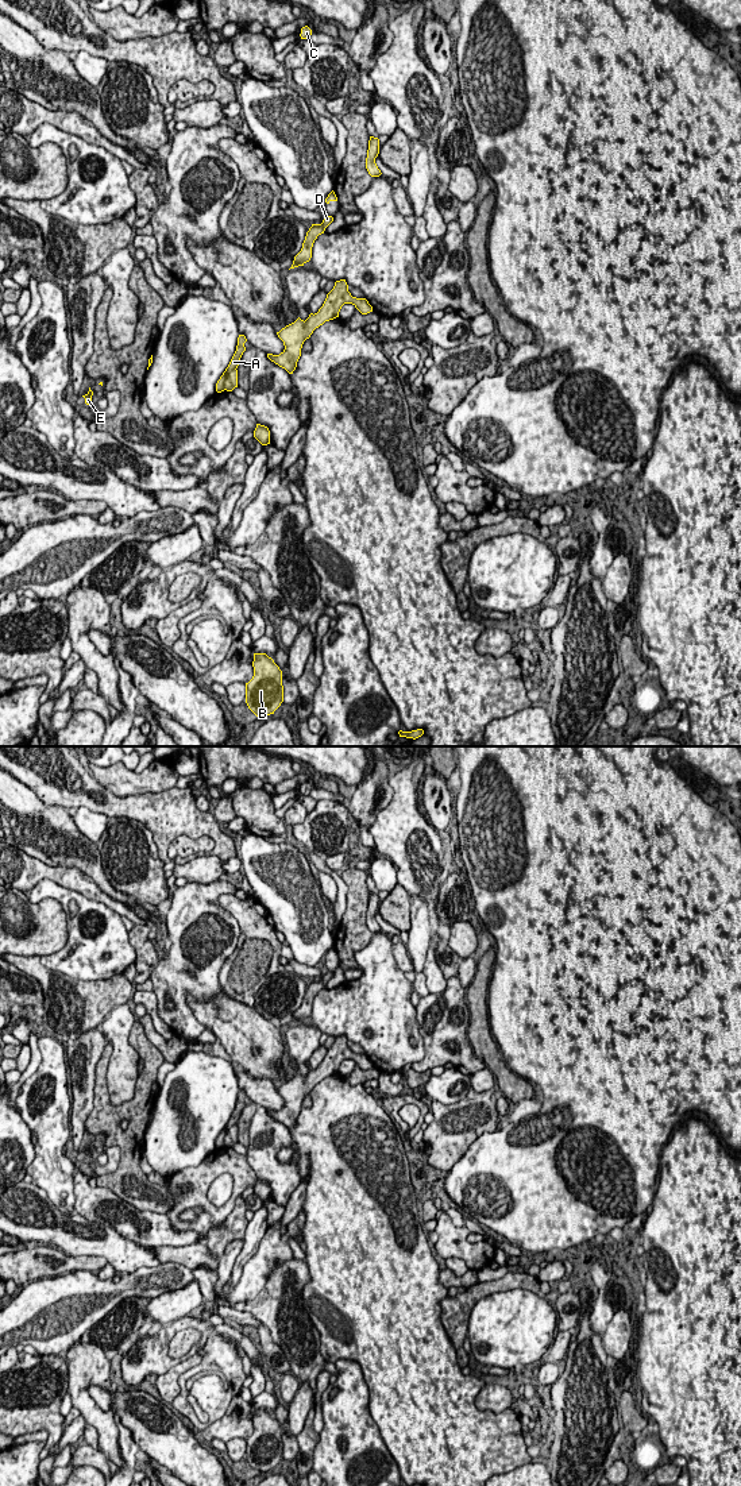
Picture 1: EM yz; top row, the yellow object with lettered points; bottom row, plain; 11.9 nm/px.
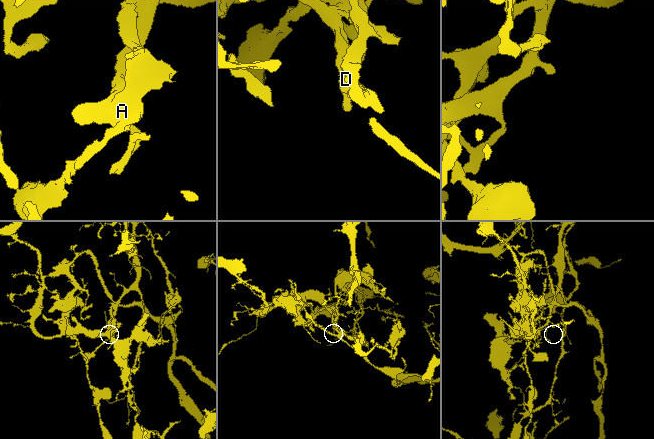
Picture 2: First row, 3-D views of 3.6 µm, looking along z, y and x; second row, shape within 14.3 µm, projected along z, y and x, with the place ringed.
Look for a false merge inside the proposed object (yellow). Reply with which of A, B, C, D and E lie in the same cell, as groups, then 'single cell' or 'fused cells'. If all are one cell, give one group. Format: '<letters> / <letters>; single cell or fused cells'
A D E / B C; fused cells

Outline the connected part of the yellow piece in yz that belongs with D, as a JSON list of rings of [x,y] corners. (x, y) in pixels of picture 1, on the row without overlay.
[[[324,972],[321,980],[312,980],[306,988],[305,996],[302,999],[301,1007],[294,1012],[293,1020],[290,1024],[304,1022],[312,1014],[312,1003],[319,991],[324,989],[325,984],[333,977],[332,972]]]

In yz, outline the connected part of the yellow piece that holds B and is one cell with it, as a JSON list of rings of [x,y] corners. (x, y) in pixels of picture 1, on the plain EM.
[[[254,1409],[254,1432],[246,1439],[246,1459],[260,1474],[266,1474],[283,1458],[282,1427],[266,1409]]]

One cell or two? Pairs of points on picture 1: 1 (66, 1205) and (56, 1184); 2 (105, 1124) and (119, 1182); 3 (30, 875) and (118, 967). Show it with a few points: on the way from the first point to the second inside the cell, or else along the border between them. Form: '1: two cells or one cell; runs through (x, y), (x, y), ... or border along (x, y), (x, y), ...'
1: one cell; runs through (61, 1201), (56, 1196), (56, 1189)
2: one cell; runs through (120, 1139), (127, 1146), (127, 1168)
3: two cells; border along (68, 888), (47, 879), (41, 879), (30, 892)

